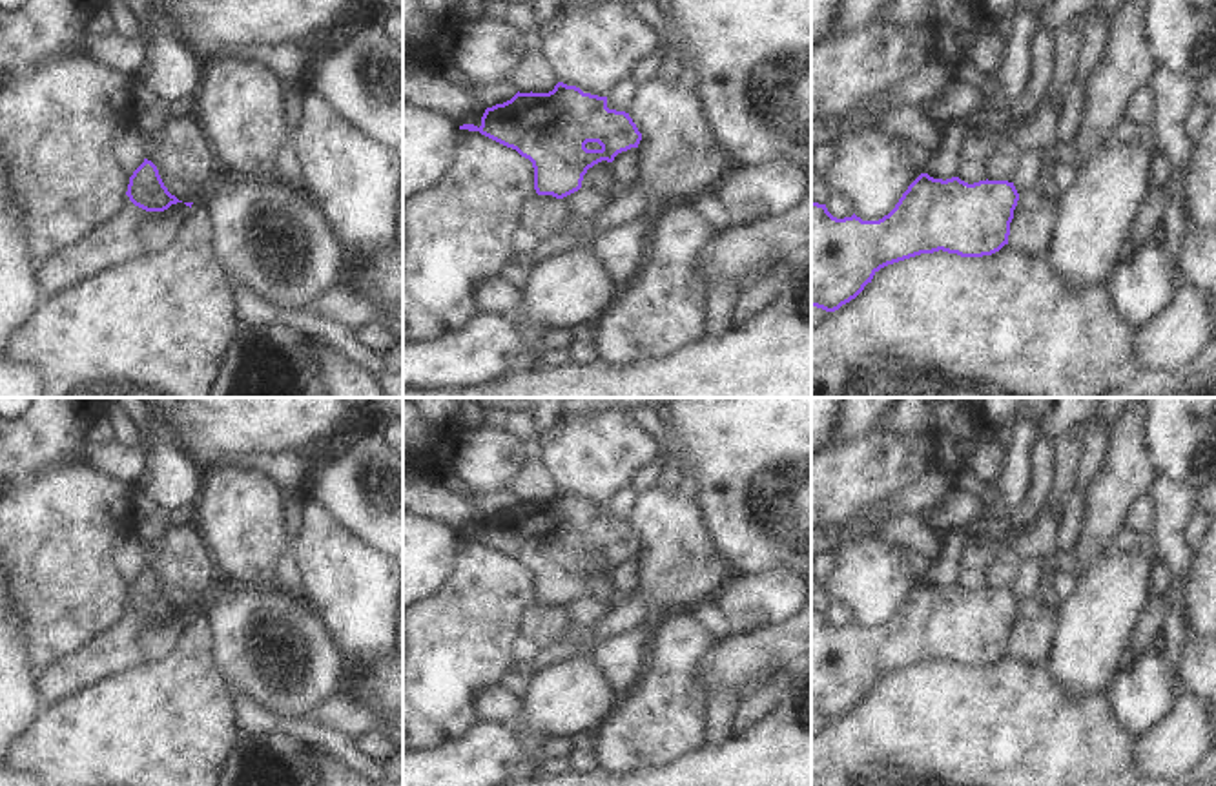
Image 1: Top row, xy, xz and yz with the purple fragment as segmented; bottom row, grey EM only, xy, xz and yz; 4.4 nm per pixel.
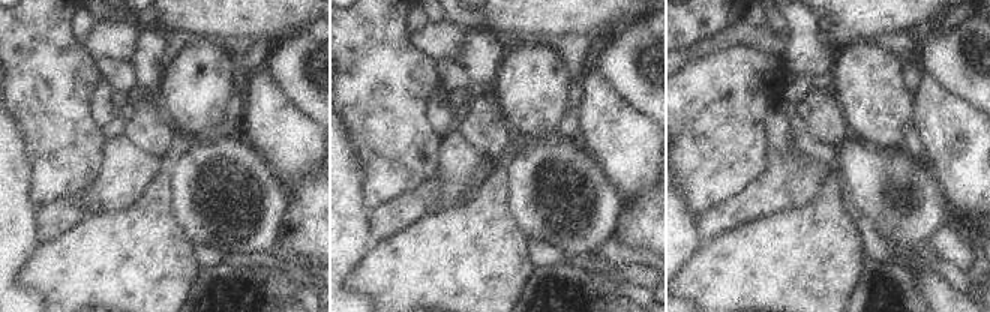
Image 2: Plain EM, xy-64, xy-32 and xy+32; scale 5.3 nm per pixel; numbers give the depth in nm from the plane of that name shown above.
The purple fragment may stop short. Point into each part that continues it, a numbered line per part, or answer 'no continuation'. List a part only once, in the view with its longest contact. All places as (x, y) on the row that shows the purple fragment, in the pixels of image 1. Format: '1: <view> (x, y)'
no continuation

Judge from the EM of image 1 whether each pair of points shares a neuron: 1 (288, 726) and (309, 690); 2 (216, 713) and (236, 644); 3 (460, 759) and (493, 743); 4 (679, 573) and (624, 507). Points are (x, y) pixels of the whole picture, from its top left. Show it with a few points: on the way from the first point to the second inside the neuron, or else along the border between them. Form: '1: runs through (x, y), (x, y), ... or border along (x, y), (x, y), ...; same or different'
1: border along (254, 701), (276, 717), (310, 719); different
2: border along (212, 642), (212, 666), (230, 690); different
3: runs through (467, 759), (476, 759), (485, 750); same
4: border along (637, 493), (628, 520); different

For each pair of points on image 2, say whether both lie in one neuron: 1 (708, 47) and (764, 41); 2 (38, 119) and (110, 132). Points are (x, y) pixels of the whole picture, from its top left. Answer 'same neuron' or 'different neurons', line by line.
1: same neuron
2: different neurons

